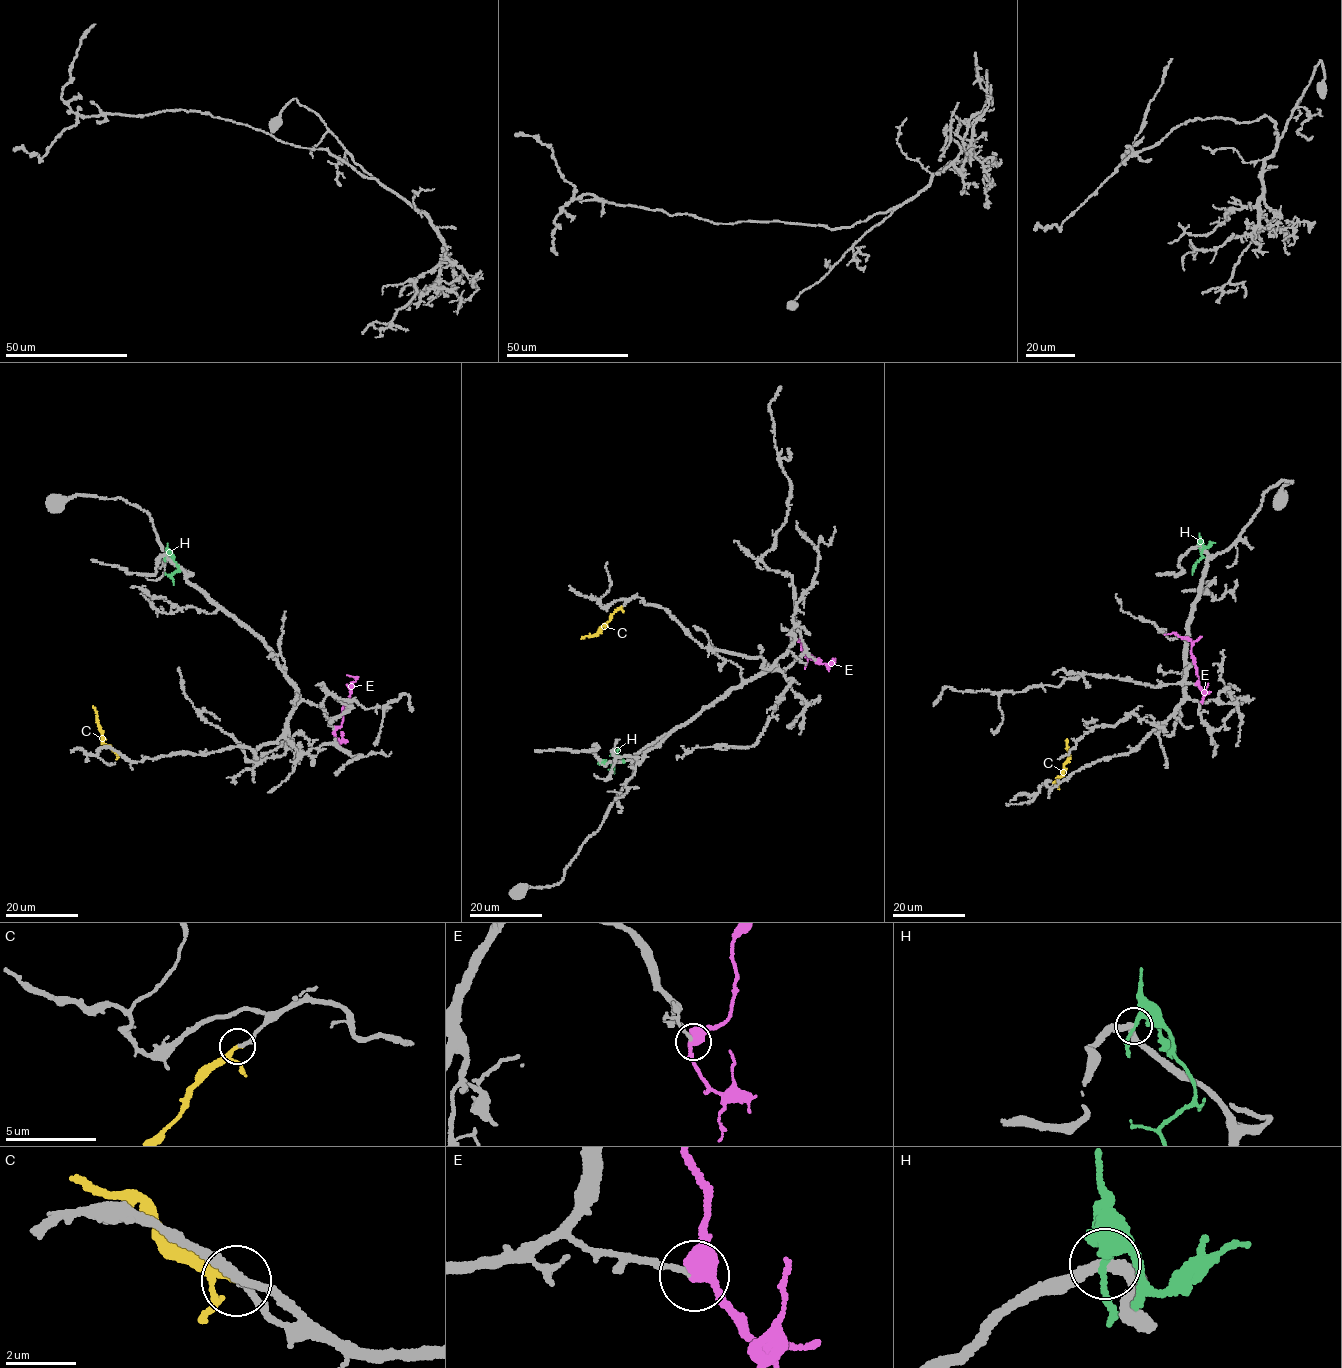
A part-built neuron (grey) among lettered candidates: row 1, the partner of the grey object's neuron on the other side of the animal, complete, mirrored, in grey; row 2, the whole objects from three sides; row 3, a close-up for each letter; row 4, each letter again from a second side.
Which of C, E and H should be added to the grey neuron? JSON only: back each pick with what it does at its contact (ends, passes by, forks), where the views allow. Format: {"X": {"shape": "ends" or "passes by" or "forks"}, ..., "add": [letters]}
{"C": {"shape": "passes by"}, "E": {"shape": "passes by"}, "add": ["C", "E"]}

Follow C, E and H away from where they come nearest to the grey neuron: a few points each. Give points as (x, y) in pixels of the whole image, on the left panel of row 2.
C: (120, 754), (104, 743), (93, 706)
E: (334, 730), (341, 725), (342, 707), (349, 697), (351, 683), (356, 679), (347, 674)
H: (165, 555), (172, 555), (178, 567), (171, 576), (173, 584)

